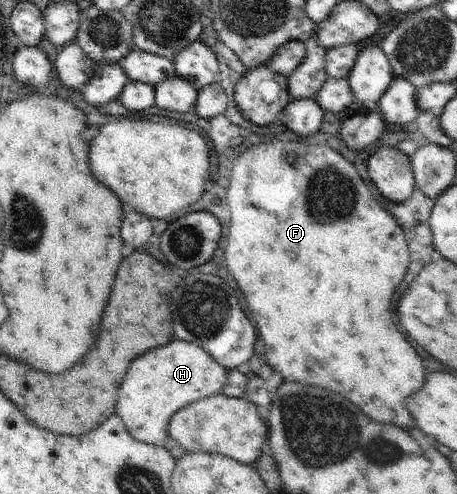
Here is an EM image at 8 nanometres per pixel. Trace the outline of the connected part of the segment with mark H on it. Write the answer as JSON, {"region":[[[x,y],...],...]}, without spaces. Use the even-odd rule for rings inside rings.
{"region":[[[175,338],[132,361],[118,390],[116,414],[134,439],[163,446],[172,415],[192,402],[220,394],[228,372],[200,345]]]}

